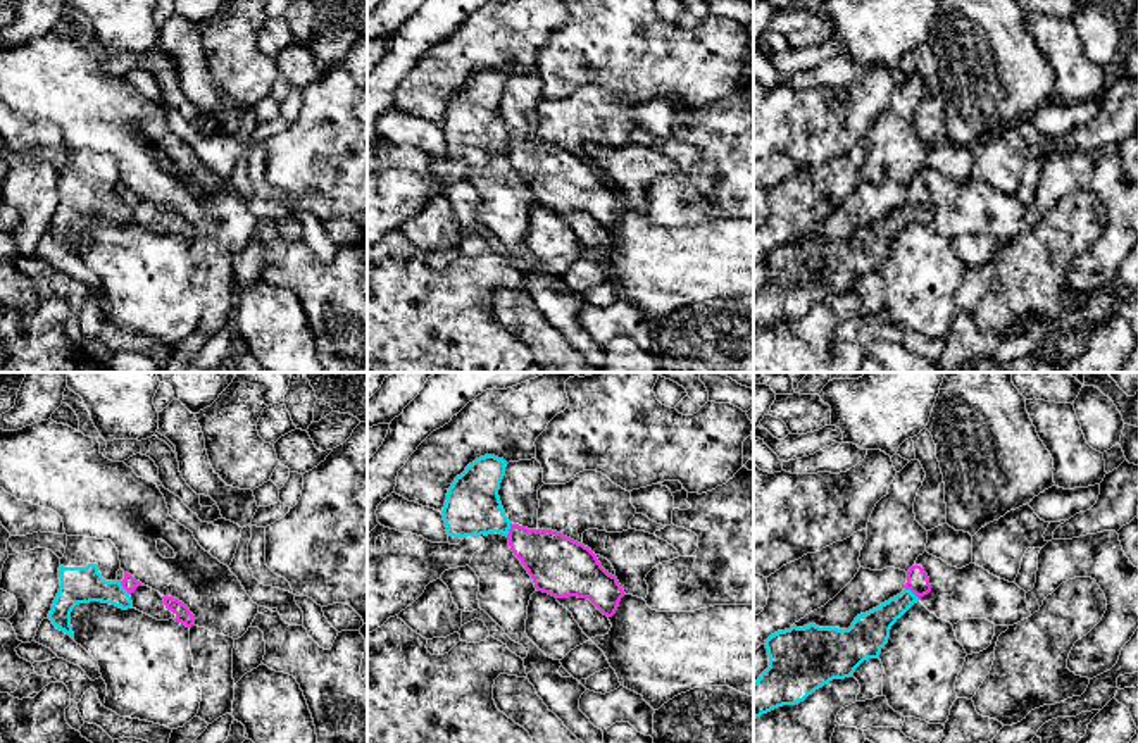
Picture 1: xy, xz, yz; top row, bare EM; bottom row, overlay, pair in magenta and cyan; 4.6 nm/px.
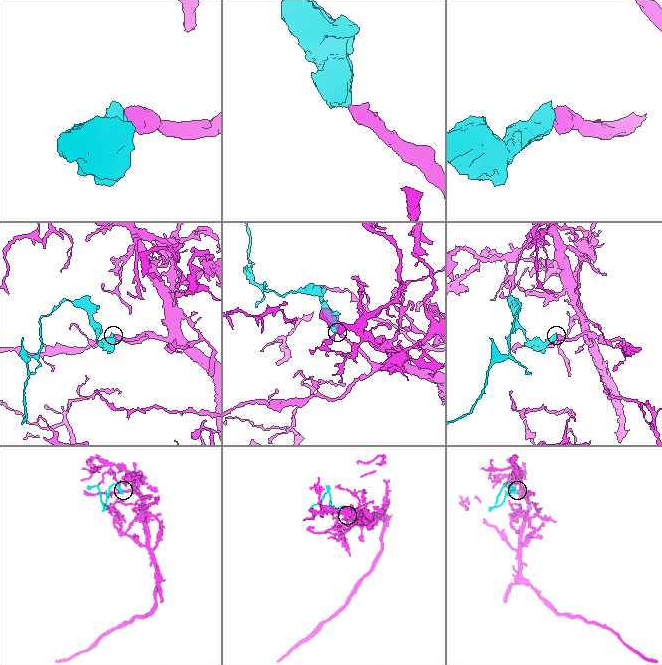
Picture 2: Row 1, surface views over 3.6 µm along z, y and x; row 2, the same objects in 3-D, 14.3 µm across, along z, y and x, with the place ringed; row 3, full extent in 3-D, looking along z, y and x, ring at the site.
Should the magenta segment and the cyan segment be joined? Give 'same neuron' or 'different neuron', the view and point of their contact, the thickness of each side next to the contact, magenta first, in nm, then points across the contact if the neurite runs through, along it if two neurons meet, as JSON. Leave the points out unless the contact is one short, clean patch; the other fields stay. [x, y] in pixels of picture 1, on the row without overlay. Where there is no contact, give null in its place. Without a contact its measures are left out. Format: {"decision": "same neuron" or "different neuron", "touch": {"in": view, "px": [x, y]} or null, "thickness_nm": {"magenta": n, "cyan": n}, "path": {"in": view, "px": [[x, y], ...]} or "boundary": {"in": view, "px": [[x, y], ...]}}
{"decision": "different neuron", "touch": {"in": "yz", "px": [912, 206]}, "thickness_nm": {"magenta": 110, "cyan": 160}, "boundary": {"in": "yz", "px": [[904, 202], [909, 202], [919, 212]]}}

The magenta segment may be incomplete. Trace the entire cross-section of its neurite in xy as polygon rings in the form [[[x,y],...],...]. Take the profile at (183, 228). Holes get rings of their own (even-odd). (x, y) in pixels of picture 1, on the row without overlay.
[[[122,183],[117,184],[117,195],[129,207],[133,222],[157,234],[174,233],[176,236],[181,236],[186,241],[191,241],[195,238],[195,229],[178,212],[162,210],[159,205],[141,198],[131,188],[124,186]]]

